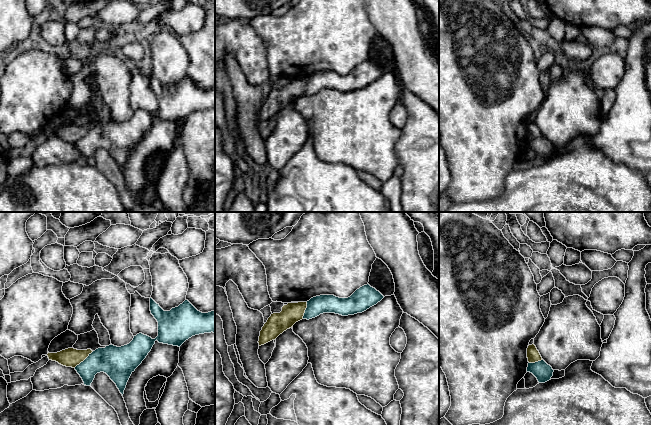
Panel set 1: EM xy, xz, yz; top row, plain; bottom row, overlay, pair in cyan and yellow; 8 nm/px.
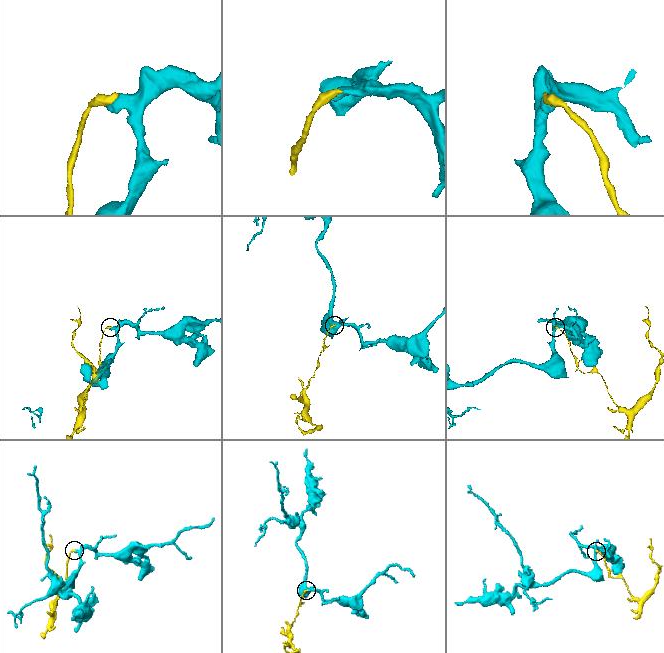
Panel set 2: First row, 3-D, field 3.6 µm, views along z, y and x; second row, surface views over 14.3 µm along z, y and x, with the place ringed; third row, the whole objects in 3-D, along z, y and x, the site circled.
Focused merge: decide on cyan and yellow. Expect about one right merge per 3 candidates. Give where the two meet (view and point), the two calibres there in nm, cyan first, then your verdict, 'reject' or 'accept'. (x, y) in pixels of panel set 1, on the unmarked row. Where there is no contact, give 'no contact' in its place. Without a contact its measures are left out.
xy (84, 136) | 240/150 nm | reject

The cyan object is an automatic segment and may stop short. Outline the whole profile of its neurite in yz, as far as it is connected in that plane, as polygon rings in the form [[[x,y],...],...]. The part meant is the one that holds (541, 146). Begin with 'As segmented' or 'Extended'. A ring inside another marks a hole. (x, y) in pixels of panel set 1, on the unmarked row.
As segmented. [[[544,136],[528,139],[527,148],[532,149],[539,159],[545,159],[551,155],[554,146]]]

